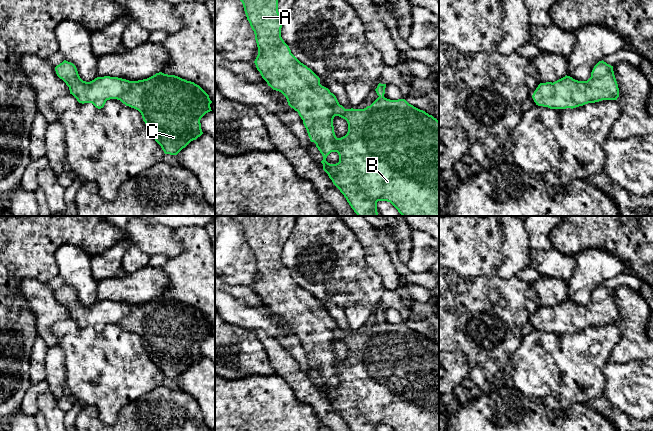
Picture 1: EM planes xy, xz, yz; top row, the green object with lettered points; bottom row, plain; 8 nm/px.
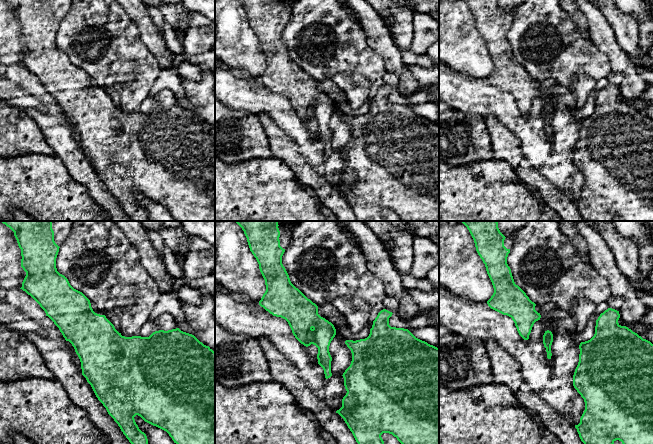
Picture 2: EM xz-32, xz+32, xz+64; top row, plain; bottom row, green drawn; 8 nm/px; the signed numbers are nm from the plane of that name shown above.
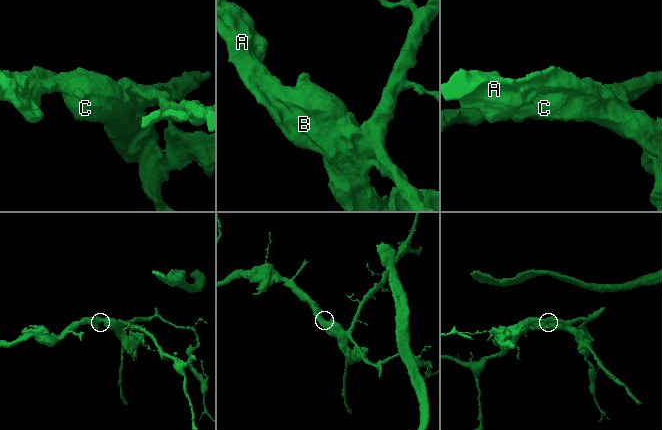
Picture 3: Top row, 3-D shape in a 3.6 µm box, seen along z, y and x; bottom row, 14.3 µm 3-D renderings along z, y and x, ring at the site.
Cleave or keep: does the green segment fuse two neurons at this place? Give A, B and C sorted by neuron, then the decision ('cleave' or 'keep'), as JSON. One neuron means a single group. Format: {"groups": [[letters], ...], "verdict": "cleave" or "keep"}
{"groups": [["A", "B", "C"]], "verdict": "keep"}

